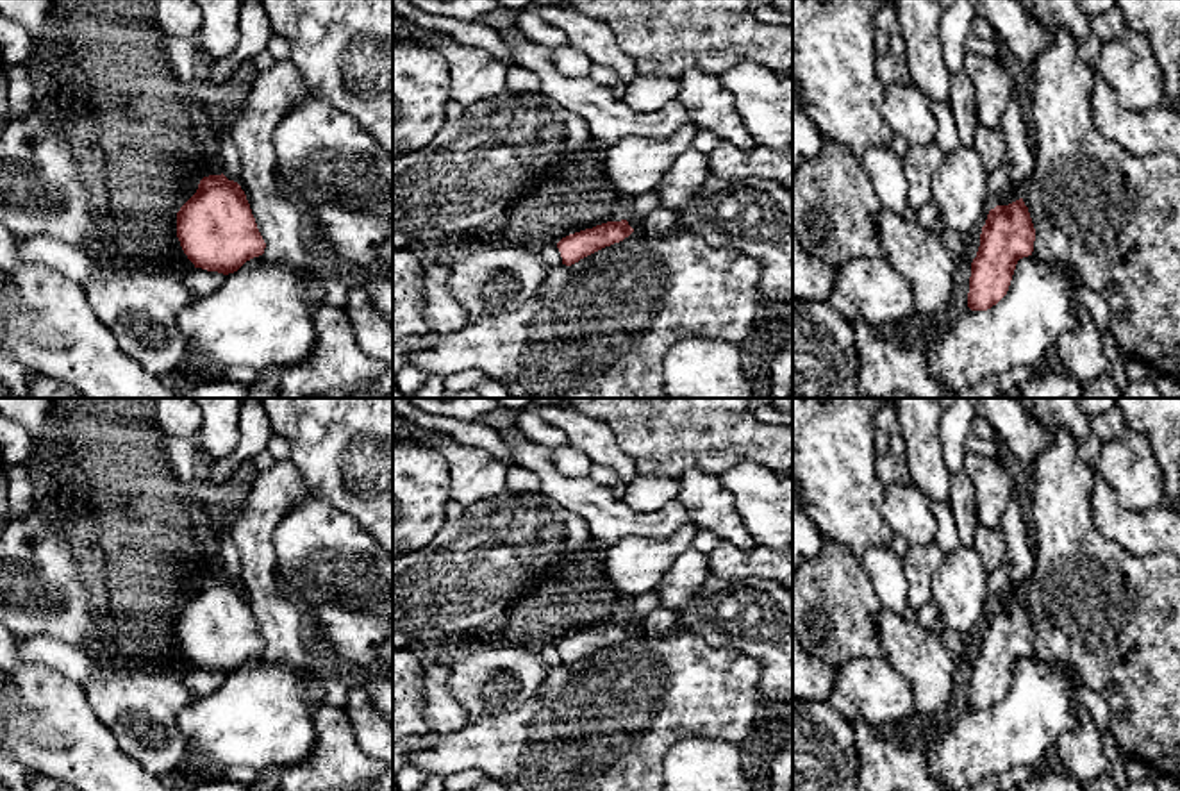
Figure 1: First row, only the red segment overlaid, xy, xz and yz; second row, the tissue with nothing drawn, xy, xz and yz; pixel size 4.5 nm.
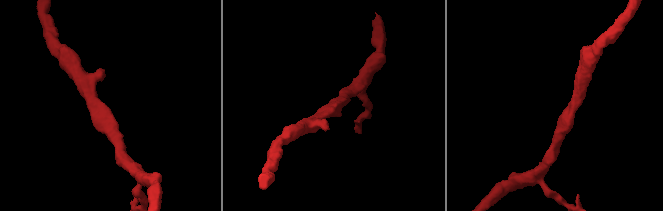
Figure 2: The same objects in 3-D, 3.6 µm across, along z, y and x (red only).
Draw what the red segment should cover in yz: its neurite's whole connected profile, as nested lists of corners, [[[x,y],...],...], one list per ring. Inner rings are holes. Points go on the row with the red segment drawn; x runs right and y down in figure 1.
[[[1023,198],[989,211],[971,262],[968,307],[987,311],[1009,291],[1016,264],[1032,255],[1035,229]]]

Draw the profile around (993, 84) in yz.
[[[966,52],[964,70],[976,93],[978,125],[998,127],[1012,98],[1012,79],[1003,64],[993,57]]]

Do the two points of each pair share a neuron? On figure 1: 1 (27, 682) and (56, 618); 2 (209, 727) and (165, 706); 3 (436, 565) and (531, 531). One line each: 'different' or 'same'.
1: different
2: different
3: same

